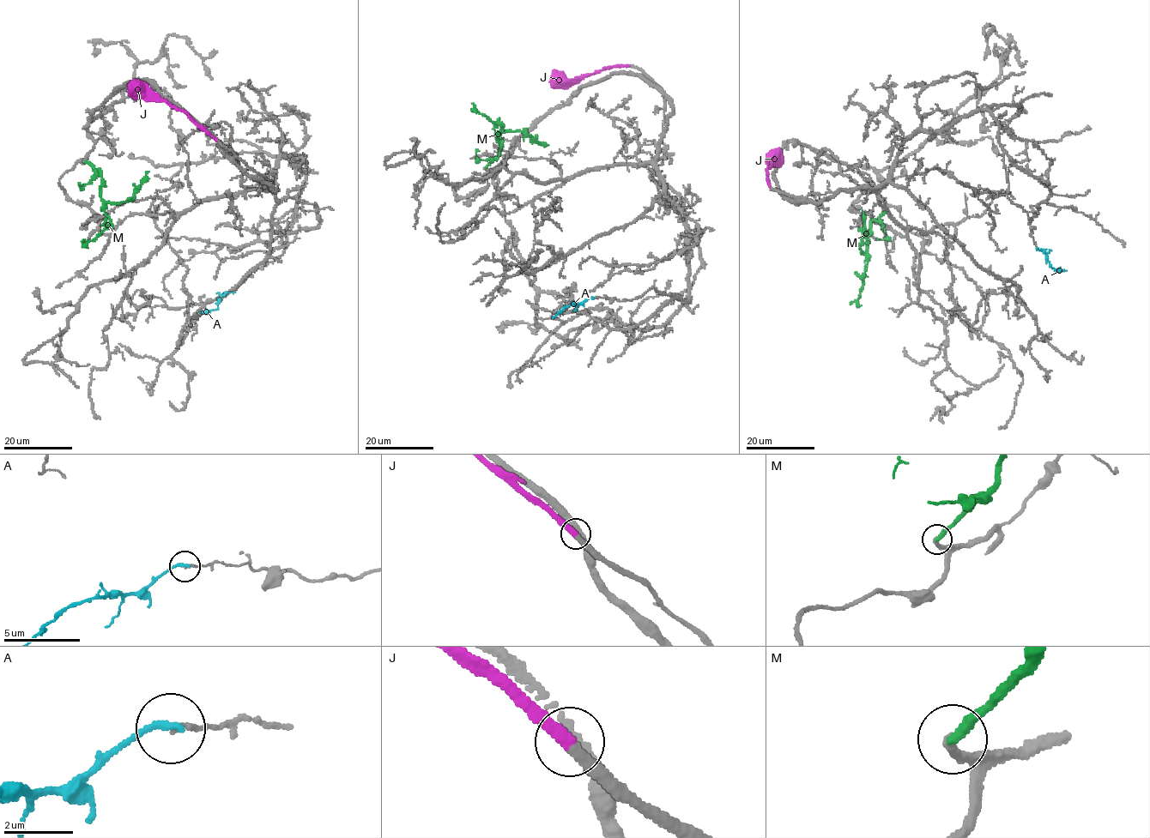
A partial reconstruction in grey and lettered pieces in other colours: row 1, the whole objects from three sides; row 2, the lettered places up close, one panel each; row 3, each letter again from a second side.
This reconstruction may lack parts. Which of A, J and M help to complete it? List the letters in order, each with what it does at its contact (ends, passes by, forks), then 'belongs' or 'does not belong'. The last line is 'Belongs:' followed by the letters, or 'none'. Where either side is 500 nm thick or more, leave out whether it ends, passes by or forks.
A: it ends | does not belong
J: it ends | belongs
M: it ends | belongs
Belongs: J, M

